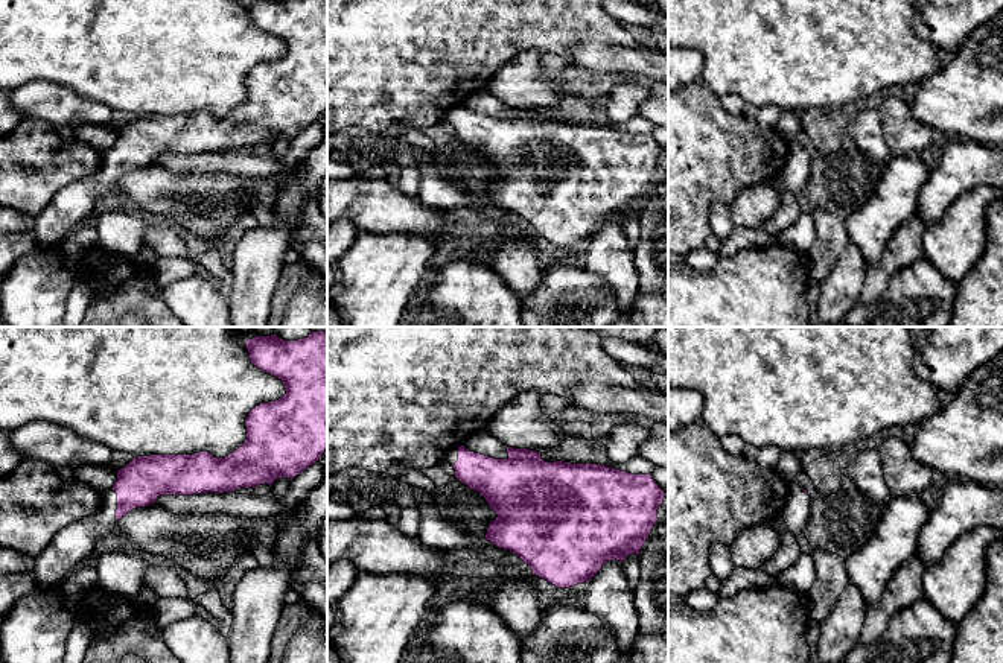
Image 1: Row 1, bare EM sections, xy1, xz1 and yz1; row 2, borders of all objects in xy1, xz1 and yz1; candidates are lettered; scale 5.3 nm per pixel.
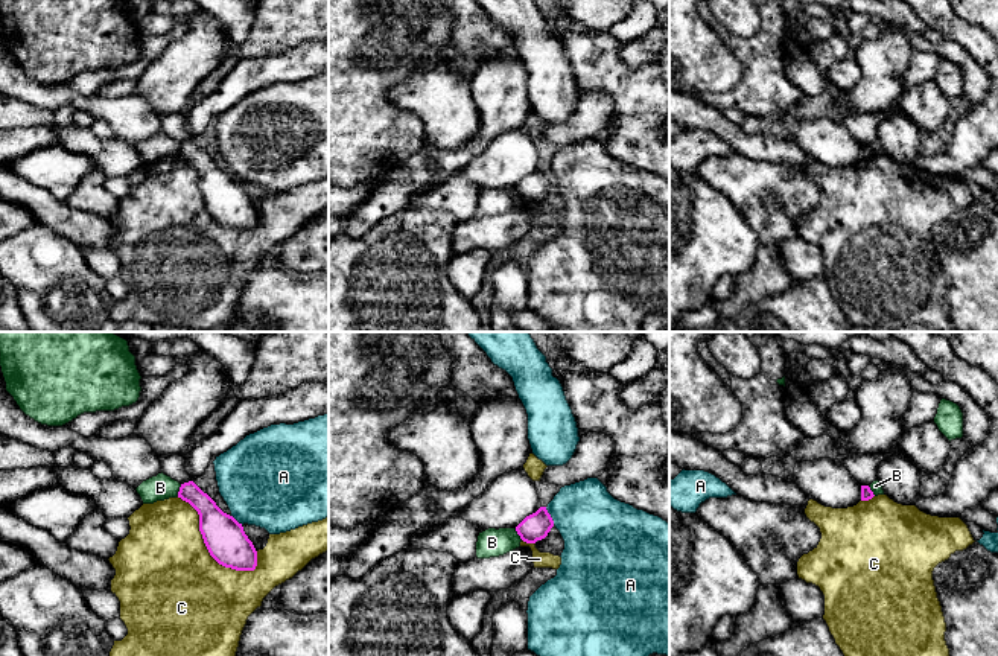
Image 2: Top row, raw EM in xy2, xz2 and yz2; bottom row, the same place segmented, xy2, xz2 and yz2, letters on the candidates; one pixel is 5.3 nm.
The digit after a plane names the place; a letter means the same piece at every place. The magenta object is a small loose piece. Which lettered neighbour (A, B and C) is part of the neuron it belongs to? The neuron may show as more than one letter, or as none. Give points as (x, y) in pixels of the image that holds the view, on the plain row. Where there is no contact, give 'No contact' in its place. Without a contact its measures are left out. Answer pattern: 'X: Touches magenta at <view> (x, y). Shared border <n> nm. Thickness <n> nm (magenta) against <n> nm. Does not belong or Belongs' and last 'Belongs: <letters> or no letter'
A: Touches magenta at xz2 (549, 175). Shared border 110 nm. Thickness 140 nm (magenta) against 360 nm. Does not belong
B: Touches magenta at xy2 (180, 149). Shared border 70 nm. Thickness 160 nm (magenta) against 140 nm. Does not belong
C: Touches magenta at xy2 (206, 204). Shared border 550 nm. Thickness 220 nm (magenta) against 500 nm. Does not belong
Belongs: no letter

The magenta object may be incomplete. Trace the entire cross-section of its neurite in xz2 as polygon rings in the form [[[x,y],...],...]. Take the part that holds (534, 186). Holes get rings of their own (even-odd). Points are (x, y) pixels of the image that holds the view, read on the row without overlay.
[[[540,166],[536,172],[526,175],[517,186],[516,190],[520,198],[526,202],[536,202],[548,195],[554,180],[548,172],[546,166]]]

